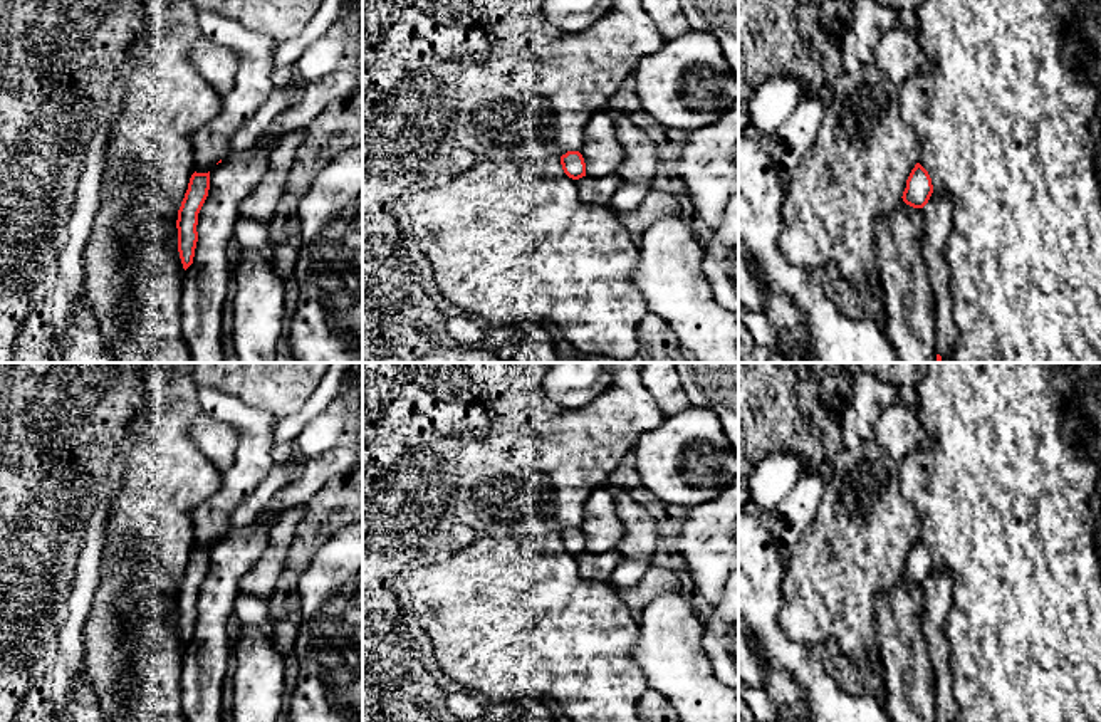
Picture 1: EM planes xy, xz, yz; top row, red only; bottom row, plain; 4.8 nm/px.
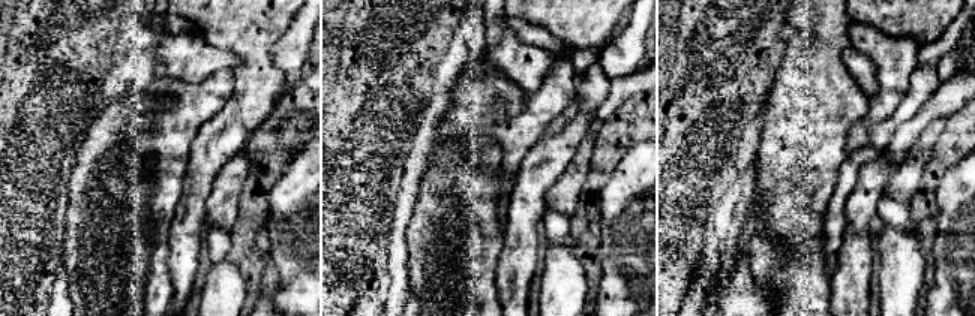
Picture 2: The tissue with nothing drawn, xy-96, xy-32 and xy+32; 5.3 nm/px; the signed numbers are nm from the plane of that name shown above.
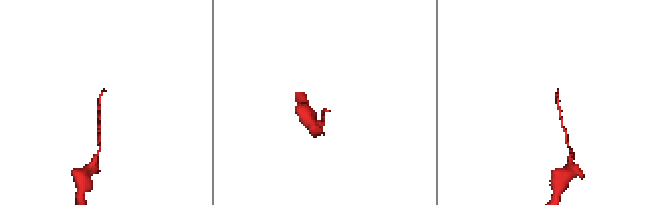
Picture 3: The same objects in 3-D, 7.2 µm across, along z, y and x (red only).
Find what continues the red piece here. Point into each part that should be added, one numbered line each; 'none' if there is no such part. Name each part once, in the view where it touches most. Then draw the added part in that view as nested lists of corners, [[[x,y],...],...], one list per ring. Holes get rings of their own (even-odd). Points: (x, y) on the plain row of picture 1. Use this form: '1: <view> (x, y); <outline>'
none

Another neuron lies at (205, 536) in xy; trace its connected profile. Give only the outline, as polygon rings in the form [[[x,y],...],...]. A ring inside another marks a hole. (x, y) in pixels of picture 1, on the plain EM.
[[[198,386],[198,405],[208,416],[228,423],[237,435],[235,462],[222,473],[220,489],[191,514],[196,549],[208,549],[225,534],[232,510],[257,494],[270,472],[277,418],[252,408],[233,395]]]

